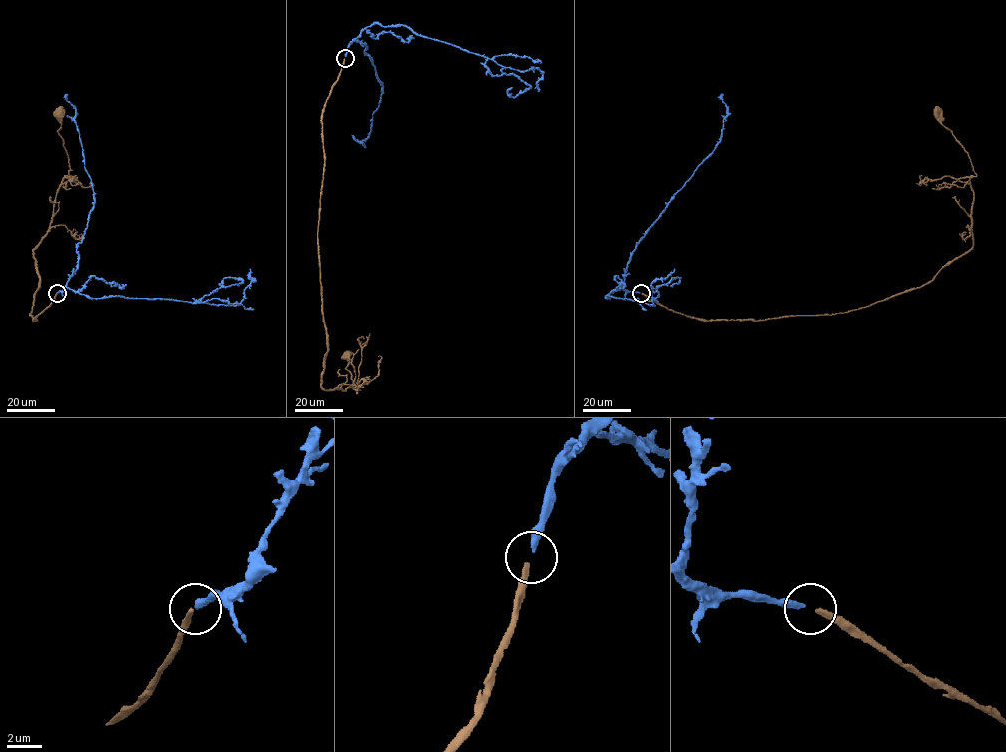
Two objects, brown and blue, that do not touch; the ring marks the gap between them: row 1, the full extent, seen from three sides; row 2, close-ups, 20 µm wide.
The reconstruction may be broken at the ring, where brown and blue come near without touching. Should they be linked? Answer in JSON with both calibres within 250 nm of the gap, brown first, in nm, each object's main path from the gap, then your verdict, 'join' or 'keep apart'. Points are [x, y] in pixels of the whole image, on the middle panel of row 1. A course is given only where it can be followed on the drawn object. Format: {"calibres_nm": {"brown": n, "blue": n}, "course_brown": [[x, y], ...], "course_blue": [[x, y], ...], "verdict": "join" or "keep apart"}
{"calibres_nm": {"brown": 280, "blue": 320}, "course_brown": [[345, 58], [322, 116], [324, 389], [357, 393], [347, 354]], "course_blue": [[345, 57], [364, 29], [403, 25], [483, 55], [493, 75], [514, 74], [530, 87], [513, 97], [512, 87]], "verdict": "join"}

